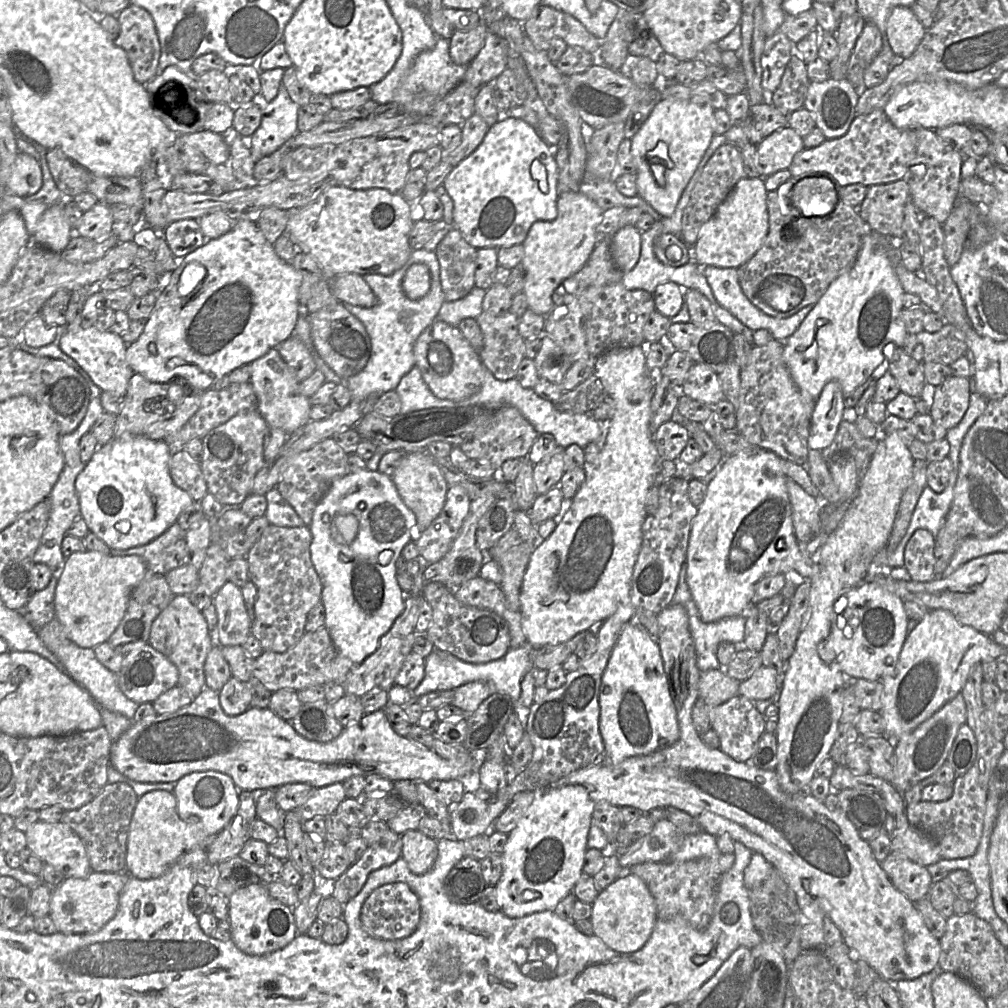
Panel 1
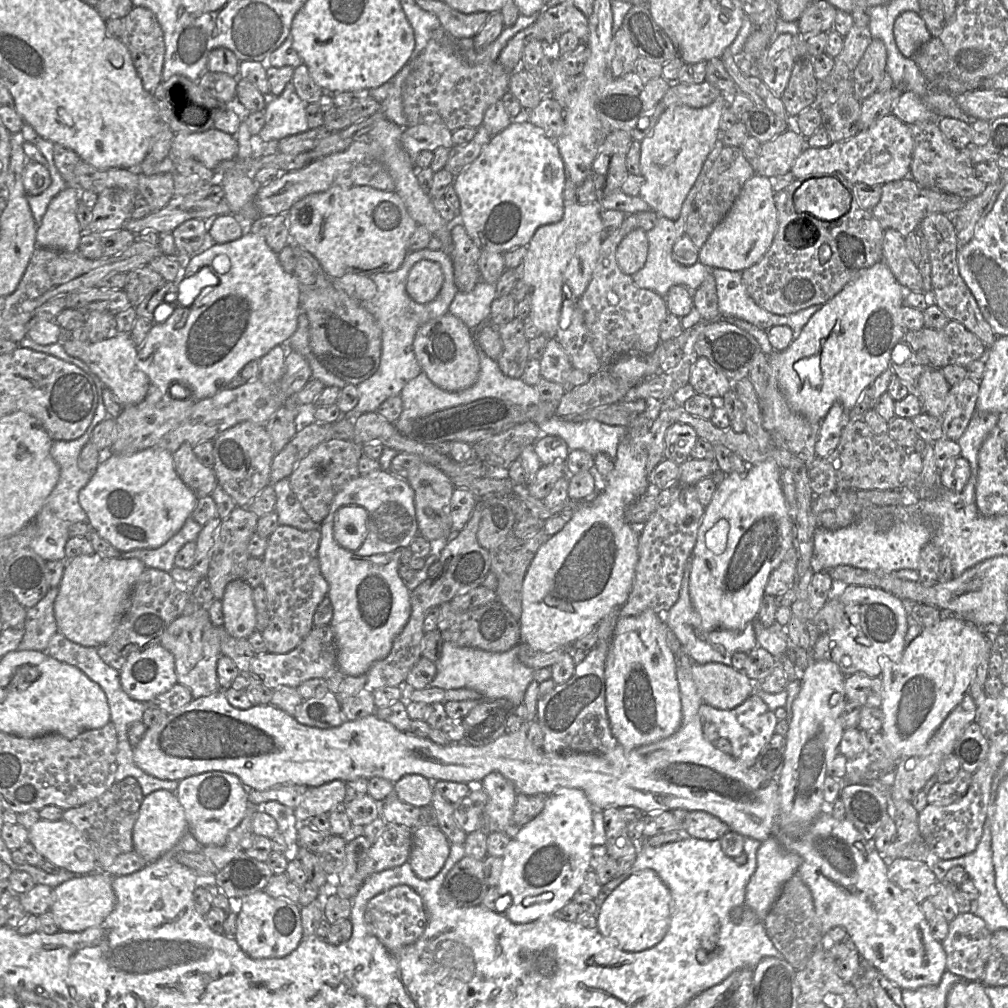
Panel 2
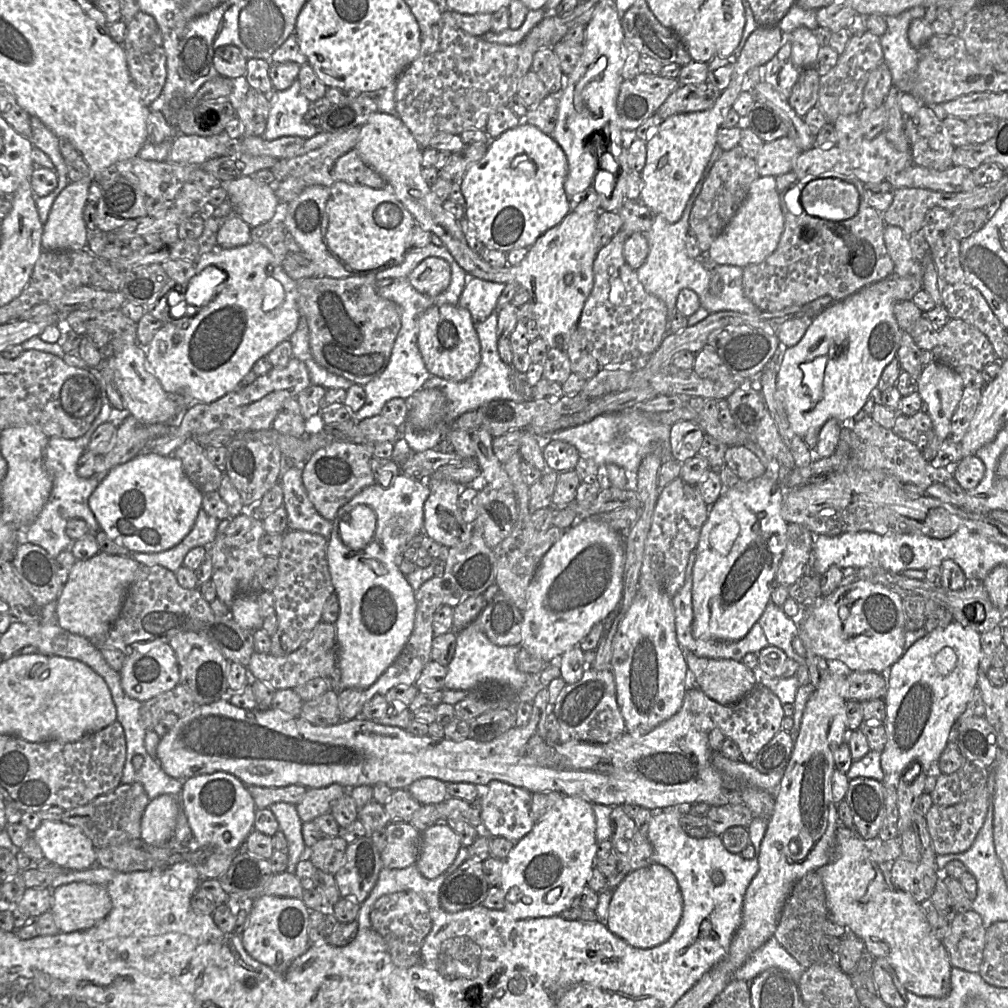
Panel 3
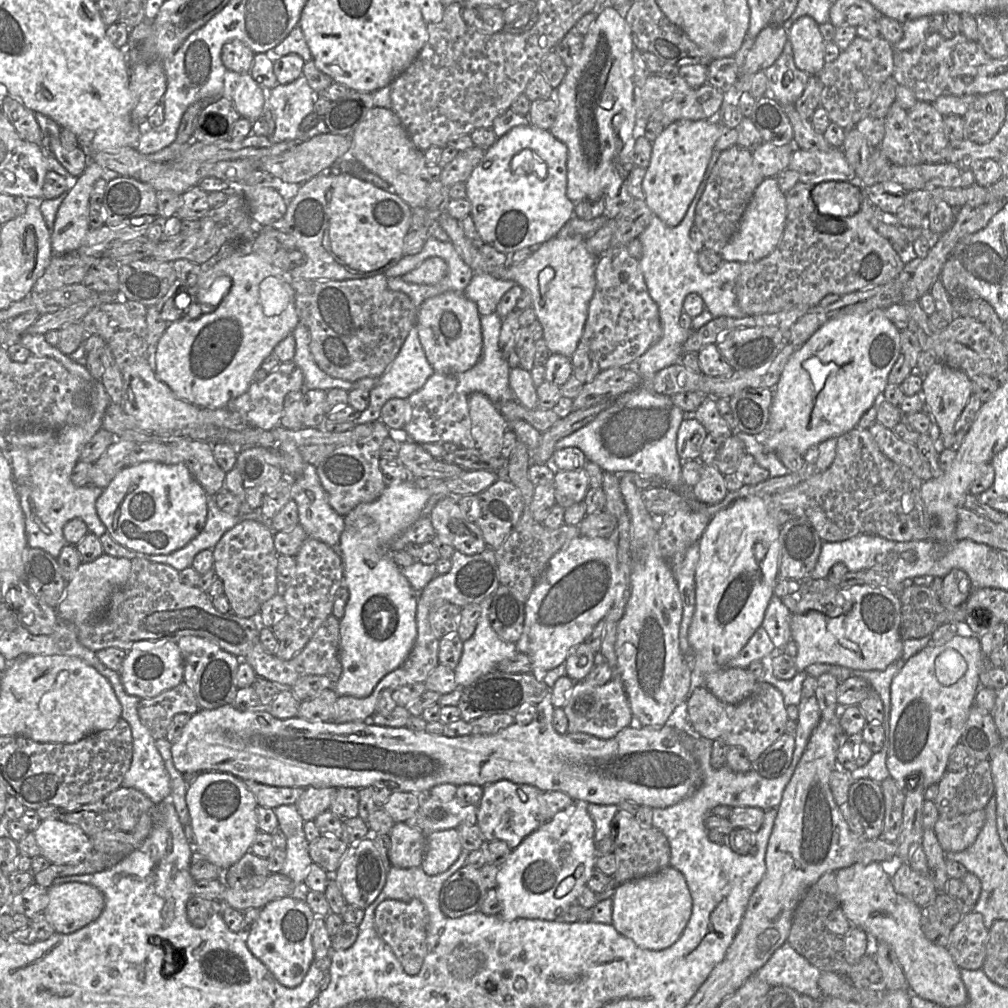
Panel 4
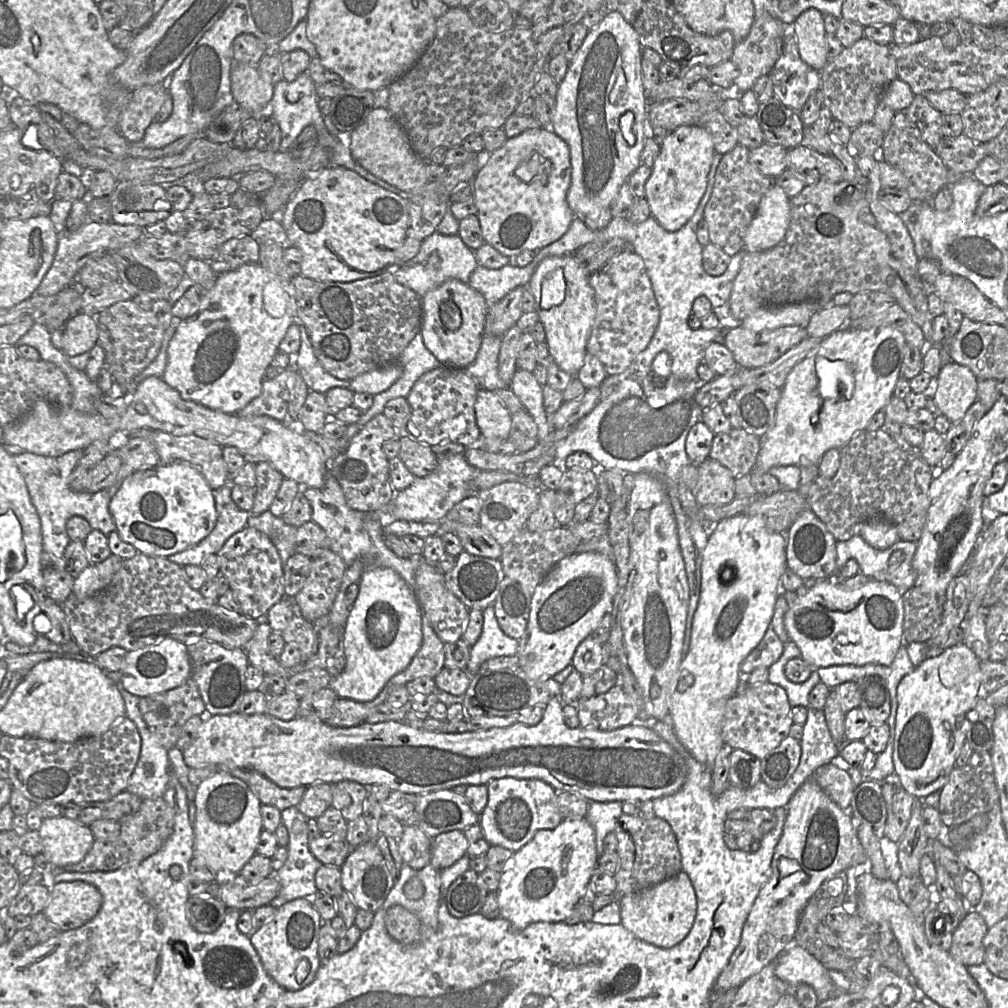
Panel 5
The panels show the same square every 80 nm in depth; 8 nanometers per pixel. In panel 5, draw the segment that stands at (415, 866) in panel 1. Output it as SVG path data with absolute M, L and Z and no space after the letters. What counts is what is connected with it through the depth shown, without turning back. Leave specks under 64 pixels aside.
M454 830L432 839L430 865L435 869L449 868L467 854L468 841L463 831Z

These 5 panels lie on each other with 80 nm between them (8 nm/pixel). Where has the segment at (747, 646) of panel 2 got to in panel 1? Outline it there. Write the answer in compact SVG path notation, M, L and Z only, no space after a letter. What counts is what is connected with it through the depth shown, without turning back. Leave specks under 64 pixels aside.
M685 561L681 566L678 585L671 604L680 604L686 609L700 672L719 669L721 666L716 656L719 644L721 642L742 643L746 618L737 615L714 622L703 622L686 583L687 567L688 564Z

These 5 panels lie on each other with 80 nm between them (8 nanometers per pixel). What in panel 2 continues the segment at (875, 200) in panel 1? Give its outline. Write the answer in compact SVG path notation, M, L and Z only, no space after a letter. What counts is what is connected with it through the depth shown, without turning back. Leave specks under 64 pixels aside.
M911 177L882 185L881 199L871 210L874 217L885 230L894 229L904 237L914 233L921 220L931 213L952 216L966 200L958 195L951 195L937 189L928 189L917 184Z

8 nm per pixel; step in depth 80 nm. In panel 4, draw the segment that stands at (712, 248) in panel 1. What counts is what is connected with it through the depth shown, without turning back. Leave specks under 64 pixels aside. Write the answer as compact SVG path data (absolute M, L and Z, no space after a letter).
M775 177L765 178L755 189L737 231L722 248L720 256L724 261L736 261L742 264L767 257L774 251L782 238L786 216L785 194L779 188Z

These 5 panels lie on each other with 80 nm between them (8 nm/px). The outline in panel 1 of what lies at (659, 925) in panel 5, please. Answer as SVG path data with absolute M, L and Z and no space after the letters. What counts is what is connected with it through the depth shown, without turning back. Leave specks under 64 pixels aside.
M637 875L617 878L599 892L592 903L590 921L595 936L610 949L620 953L633 953L645 946L658 919L656 901L647 884Z

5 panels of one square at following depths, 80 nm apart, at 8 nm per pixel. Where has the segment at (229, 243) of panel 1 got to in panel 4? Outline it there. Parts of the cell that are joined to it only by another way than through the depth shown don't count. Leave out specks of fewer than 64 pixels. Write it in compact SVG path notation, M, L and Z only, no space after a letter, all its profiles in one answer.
M256 252L230 254L203 264L202 289L223 275L231 278L232 285L219 305L212 312L202 313L197 292L200 316L169 323L155 353L156 376L178 398L199 408L223 408L245 393L264 359L300 322L292 278Z

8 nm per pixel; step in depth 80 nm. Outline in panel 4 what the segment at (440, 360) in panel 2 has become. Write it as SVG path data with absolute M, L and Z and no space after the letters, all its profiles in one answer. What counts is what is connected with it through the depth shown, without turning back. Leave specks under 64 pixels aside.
M448 291L425 300L418 309L417 324L426 358L436 373L458 375L472 369L482 355L481 315L464 292Z

